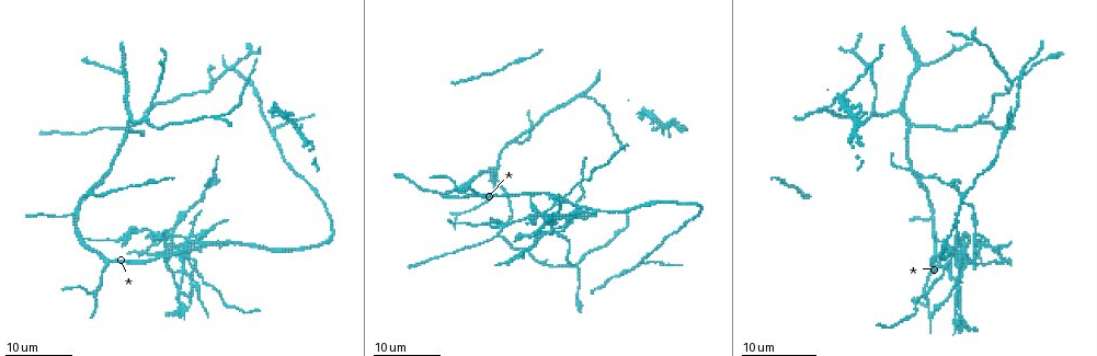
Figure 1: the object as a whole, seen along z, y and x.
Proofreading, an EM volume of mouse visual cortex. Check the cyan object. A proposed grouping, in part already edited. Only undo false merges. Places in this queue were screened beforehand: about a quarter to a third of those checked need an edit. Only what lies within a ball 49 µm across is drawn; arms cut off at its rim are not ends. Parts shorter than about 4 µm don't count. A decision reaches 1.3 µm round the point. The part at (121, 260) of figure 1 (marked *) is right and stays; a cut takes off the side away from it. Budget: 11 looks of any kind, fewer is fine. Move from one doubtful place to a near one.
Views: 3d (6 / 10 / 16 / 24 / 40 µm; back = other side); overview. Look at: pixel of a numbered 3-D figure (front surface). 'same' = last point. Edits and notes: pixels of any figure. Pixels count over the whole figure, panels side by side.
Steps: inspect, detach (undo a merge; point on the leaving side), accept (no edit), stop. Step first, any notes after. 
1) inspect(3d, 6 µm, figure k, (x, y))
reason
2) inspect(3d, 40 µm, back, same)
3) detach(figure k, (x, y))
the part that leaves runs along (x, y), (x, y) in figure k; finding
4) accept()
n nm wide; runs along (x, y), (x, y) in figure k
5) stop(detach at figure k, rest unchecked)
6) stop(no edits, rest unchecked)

inspect(3d, 16 µm, figure 1, (72, 213))
thin arm on a thick one

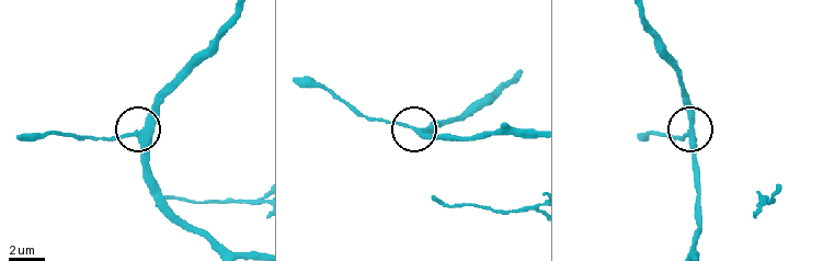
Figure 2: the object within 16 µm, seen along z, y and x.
inspect(3d, 10 µm, figure 2, (140, 132))

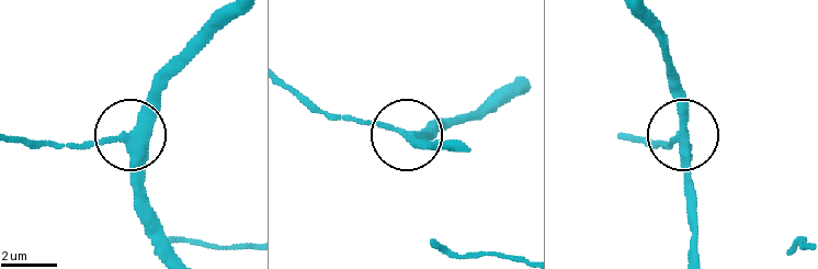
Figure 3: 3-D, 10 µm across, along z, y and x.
accept()
330 nm wide; runs along (175, 253), (147, 197), (136, 139), (122, 135), (53, 146) in figure 3; one neuron here

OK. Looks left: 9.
inspect(3d, 24 µm, figure 1, (496, 235))
a fork

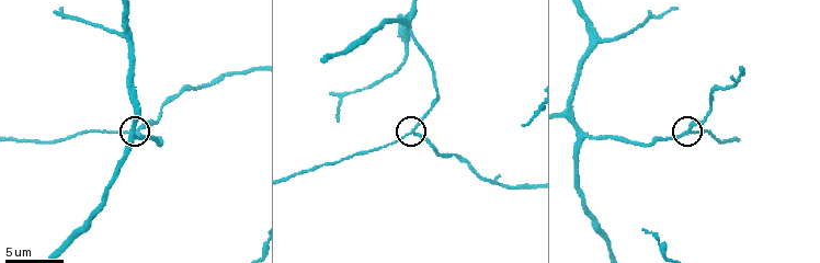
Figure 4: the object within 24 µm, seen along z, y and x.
inspect(3d, 6 µm, figure 4, (689, 132))

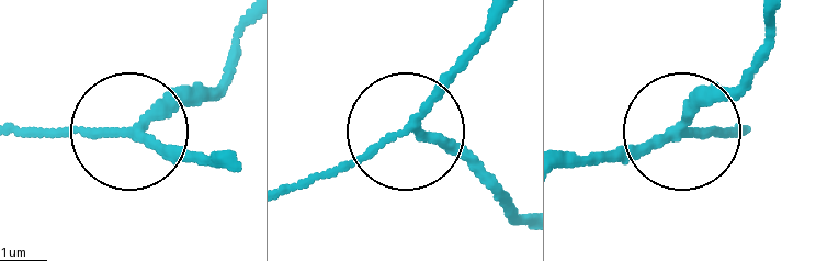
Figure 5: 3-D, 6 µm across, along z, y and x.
accept()
runs along (230, 166), (179, 157), (120, 126), (18, 126) in figure 5; continuous, no second neuron

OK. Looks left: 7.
inspect(3d, 10 µm, figure 4, (406, 28))
three-way junction

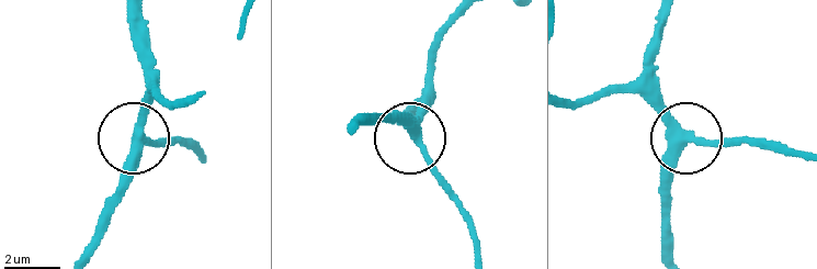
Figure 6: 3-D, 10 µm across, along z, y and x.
accept()
3 arms; runs along (670, 253), (670, 160), (678, 147), (692, 139), (760, 139) in figure 6; continuous, no second neuron

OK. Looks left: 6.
inspect(3d, 10 µm, figure 4, (406, 46))
branch point

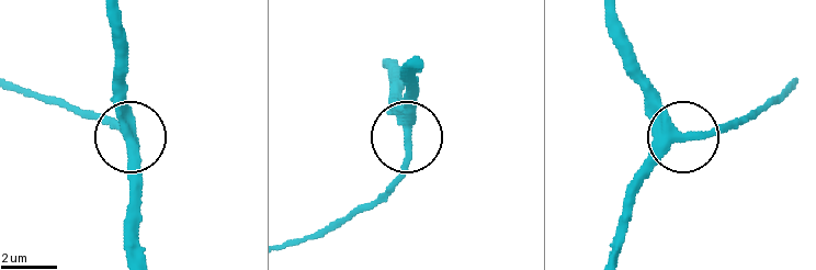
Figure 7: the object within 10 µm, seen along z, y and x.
accept()
3 arms; one neuron here

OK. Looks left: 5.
inspect(3d, 16 µm, figure 1, (872, 109))
three arms meet

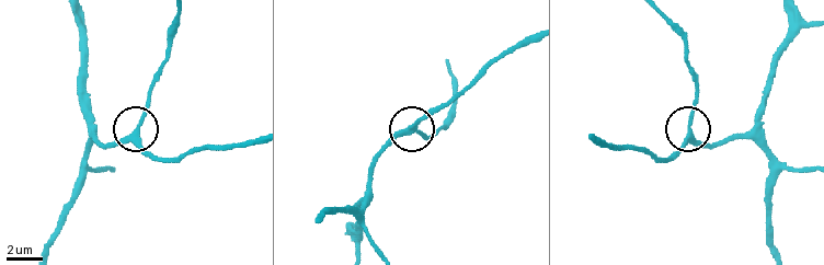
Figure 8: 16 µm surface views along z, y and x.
inspect(3d, 6 µm, figure 8, (411, 130))

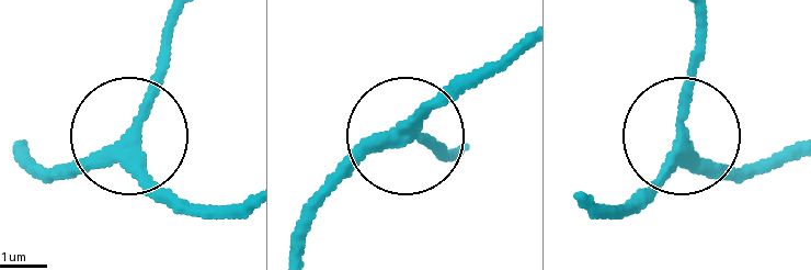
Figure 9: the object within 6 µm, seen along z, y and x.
accept()
side arm 13 µm; runs along (795, 150), (712, 162), (688, 150), (676, 115), (700, 21) in figure 9; all the same neuron

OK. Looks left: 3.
inspect(3d, 16 µm, figure 1, (1010, 80))
arms part here

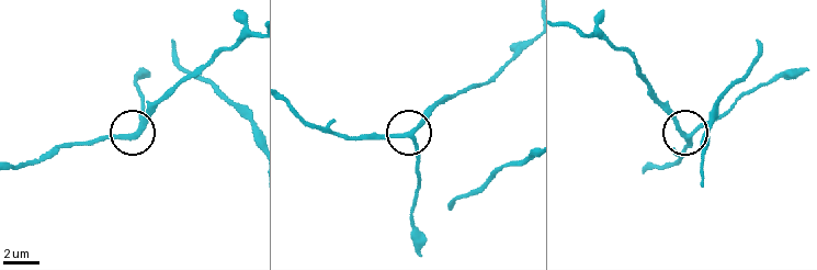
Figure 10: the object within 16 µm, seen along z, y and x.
inspect(3d, 10 µm, figure 10, (413, 136))
closer look

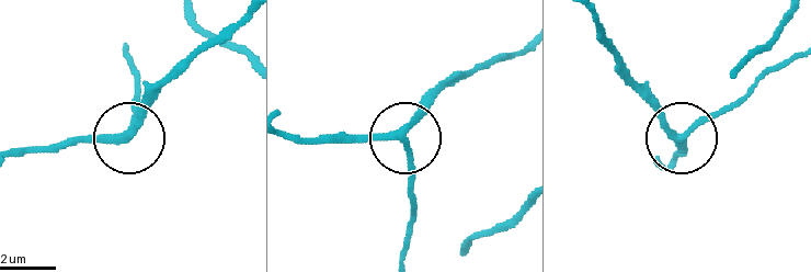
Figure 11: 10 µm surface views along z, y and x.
accept()
runs along (286, 137), (399, 140), (406, 147), (406, 194) in figure 11; all the same neuron

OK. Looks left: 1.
stop(no edits, rest unchecked)

